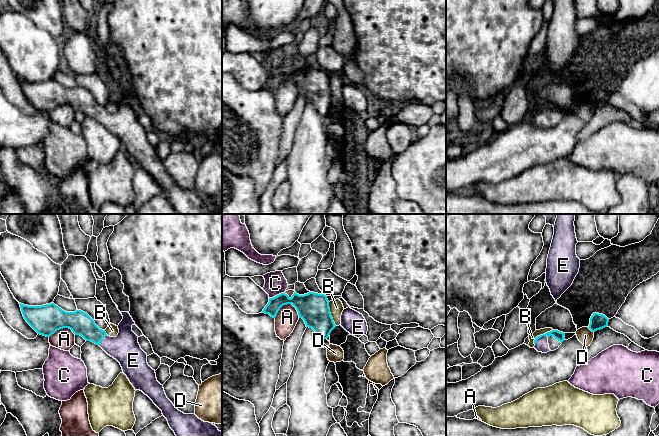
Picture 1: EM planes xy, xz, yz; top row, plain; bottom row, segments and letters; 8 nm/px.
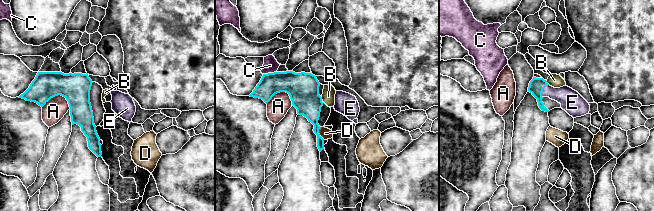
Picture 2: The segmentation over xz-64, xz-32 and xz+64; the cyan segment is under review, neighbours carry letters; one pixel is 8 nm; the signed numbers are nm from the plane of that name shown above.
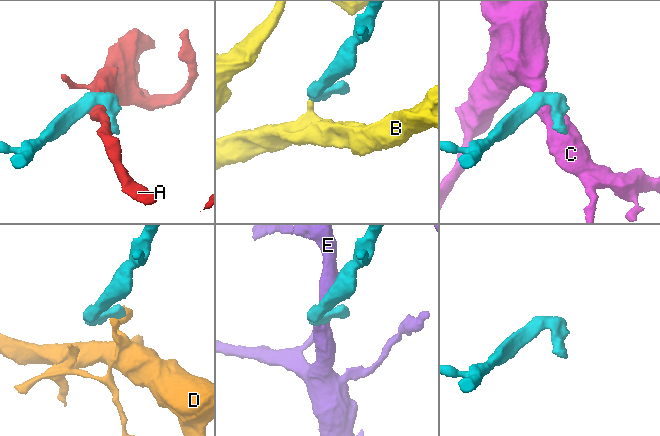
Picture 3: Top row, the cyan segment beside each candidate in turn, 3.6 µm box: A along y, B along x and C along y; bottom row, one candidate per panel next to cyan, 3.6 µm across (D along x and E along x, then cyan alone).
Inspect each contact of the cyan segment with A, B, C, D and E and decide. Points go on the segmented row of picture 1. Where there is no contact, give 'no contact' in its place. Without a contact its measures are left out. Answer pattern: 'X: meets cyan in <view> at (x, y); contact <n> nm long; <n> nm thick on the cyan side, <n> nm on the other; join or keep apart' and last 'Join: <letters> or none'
A: meets cyan in xz at (286, 304); contact 200 nm long; 240 nm thick on the cyan side, 180 nm on the other; keep apart
B: meets cyan in xz at (330, 314); contact 200 nm long; 240 nm thick on the cyan side, 110 nm on the other; keep apart
C: meets cyan in xz at (277, 295); contact 130 nm long; 180 nm thick on the cyan side, 180 nm on the other; keep apart
D: meets cyan in yz at (590, 329); contact 70 nm long; 130 nm thick on the cyan side, 120 nm on the other; keep apart
E: meets cyan in yz at (540, 337); contact 120 nm long; 70 nm thick on the cyan side, 100 nm on the other; join
Join: E

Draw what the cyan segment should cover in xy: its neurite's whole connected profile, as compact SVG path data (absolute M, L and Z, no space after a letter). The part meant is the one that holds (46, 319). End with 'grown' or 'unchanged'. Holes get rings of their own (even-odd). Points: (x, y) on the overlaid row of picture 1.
M54 303L42 306L19 304L24 319L38 334L50 337L57 330L69 328L116 359L135 390L142 391L162 411L176 436L222 436L215 425L202 421L195 414L184 414L167 398L155 370L147 363L147 354L141 349L138 336L132 331L135 322L128 312L120 312L123 319L118 325L119 333L110 337L81 310L66 312Z | grown

